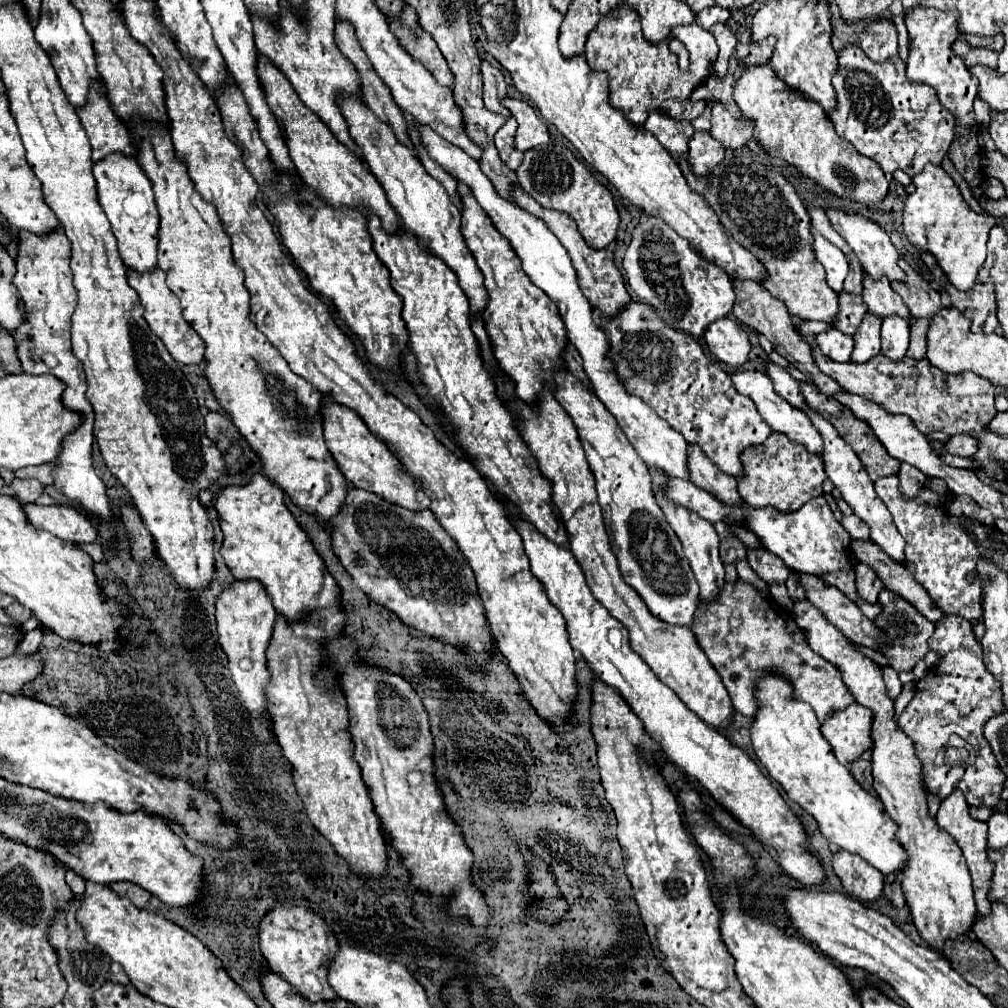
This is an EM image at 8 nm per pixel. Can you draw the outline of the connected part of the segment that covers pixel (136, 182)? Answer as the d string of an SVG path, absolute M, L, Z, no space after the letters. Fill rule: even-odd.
M107 154L107 158L93 164L93 176L97 182L99 204L111 222L123 262L133 270L149 272L157 266L159 212L155 206L153 186L137 164L139 162L135 158L127 158L125 154Z

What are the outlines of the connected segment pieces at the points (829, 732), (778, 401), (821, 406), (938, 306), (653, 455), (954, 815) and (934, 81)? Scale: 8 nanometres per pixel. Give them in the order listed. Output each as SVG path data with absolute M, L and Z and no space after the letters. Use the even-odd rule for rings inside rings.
M853 702L845 710L833 714L823 726L821 732L831 744L833 754L841 764L851 764L865 750L873 748L873 714L869 708Z
M745 370L745 372L735 372L735 374L731 374L731 380L733 380L737 392L749 396L749 398L755 402L759 414L763 416L763 420L769 424L771 430L781 432L781 434L785 434L787 438L795 440L795 442L801 442L801 444L807 448L807 452L813 452L813 454L823 456L823 438L821 438L821 434L815 430L815 426L813 426L813 422L809 420L809 416L807 416L803 410L791 406L785 398L781 398L781 396L773 390L773 382L771 382L765 374Z
M799 382L799 386L801 386L801 394L803 394L803 398L805 398L805 404L807 404L811 410L819 412L823 418L827 418L827 422L831 422L831 424L835 426L835 430L839 432L839 436L841 436L841 438L853 448L853 452L859 456L859 460L861 460L861 464L865 466L865 470L869 472L869 478L871 478L871 480L877 480L879 476L889 476L889 474L897 474L897 472L899 472L901 462L895 460L895 458L891 458L891 456L887 454L887 450L883 450L883 444L871 434L871 426L867 426L867 422L859 422L859 418L855 418L841 402L837 402L835 398L825 396L825 394L821 394L821 392L815 388L815 384L811 384L811 382Z
M899 258L899 266L905 270L907 278L903 282L893 282L891 286L903 298L913 318L931 320L939 310L943 310L941 294L933 290L903 258Z
M403 110L403 116L409 126L415 126L415 130L419 130L419 140L423 142L423 146L427 146L427 154L431 154L431 158L435 162L439 162L439 166L443 166L443 170L447 170L447 174L455 176L455 180L463 182L471 190L471 194L477 198L477 202L481 204L481 208L485 210L485 214L489 216L493 226L509 240L509 244L521 258L523 270L529 274L531 282L537 284L555 302L555 306L559 308L559 314L565 322L567 338L579 350L579 354L583 358L583 368L593 384L595 396L617 418L621 430L625 432L627 440L633 444L639 458L649 468L659 468L659 470L667 472L667 476L677 476L677 478L689 480L687 440L679 432L675 432L663 418L659 418L643 400L639 400L637 396L629 396L625 392L623 382L617 378L615 368L613 368L611 360L607 358L607 352L609 352L607 336L595 326L595 322L591 318L589 300L583 296L583 292L577 284L575 268L573 268L571 258L569 258L567 250L563 248L563 244L555 238L555 234L547 228L547 224L541 218L529 214L515 202L499 196L499 192L495 190L491 180L481 172L479 164L473 158L469 158L467 152L459 150L459 146L455 146L455 144L447 142L445 138L441 138L439 134L435 134L429 126L423 126L417 118L411 118L411 114L407 114L405 110Z
M955 790L951 796L947 796L941 802L941 808L939 808L935 820L941 826L941 830L945 830L957 842L957 846L961 848L963 858L967 860L967 866L969 866L969 874L973 878L975 904L977 904L979 916L989 916L991 914L991 904L987 900L987 894L989 894L989 886L991 886L993 864L987 858L987 824L969 816L969 804L965 802L965 798L963 798L963 794L959 790Z
M915 8L905 14L905 24L909 30L909 58L907 58L907 78L923 82L937 92L939 102L957 112L959 108L973 108L979 82L969 72L959 56L951 52L951 44L959 36L957 32L957 12L941 12L929 8Z

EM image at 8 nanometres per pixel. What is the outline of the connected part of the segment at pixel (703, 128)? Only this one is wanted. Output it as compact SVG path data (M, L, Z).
M707 104L707 108L703 110L703 114L697 118L697 120L693 120L691 124L693 124L693 128L697 130L697 132L707 132L709 130L709 118L711 118L711 106Z

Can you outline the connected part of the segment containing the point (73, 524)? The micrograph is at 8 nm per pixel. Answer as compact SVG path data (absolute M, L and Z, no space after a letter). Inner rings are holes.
M23 504L23 512L35 528L43 528L61 540L71 542L93 542L97 538L97 528L87 514L73 506L39 506Z

